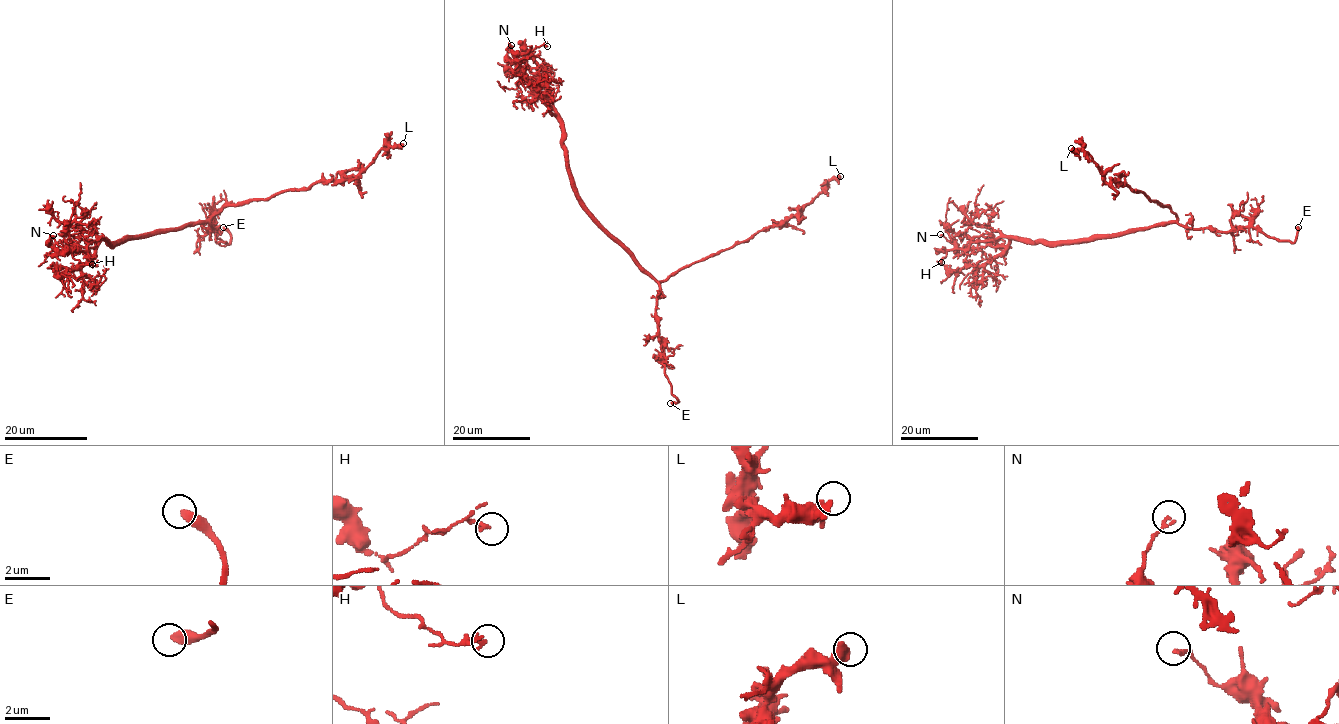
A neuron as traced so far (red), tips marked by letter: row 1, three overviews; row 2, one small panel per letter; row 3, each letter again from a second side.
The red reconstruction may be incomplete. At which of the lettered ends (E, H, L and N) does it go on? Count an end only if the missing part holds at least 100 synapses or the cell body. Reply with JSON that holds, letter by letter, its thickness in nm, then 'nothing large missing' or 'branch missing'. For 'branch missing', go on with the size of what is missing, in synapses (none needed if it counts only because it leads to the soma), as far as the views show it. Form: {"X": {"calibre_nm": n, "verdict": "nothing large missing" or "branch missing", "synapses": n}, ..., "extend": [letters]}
{"E": {"calibre_nm": 440, "verdict": "branch missing"}, "H": {"calibre_nm": 130, "verdict": "nothing large missing"}, "L": {"calibre_nm": 420, "verdict": "nothing large missing"}, "N": {"calibre_nm": 160, "verdict": "nothing large missing"}, "extend": ["E"]}

